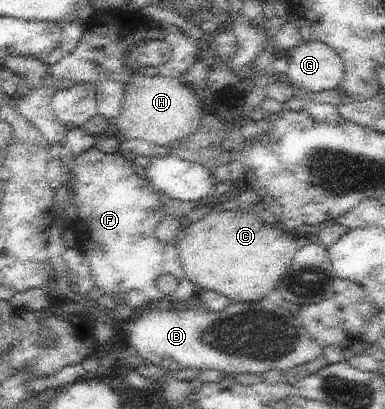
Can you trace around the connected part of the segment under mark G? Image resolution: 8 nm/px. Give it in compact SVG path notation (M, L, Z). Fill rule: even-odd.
M303 41L286 56L286 75L297 89L307 89L310 93L335 90L344 80L343 59L336 49L322 41Z

